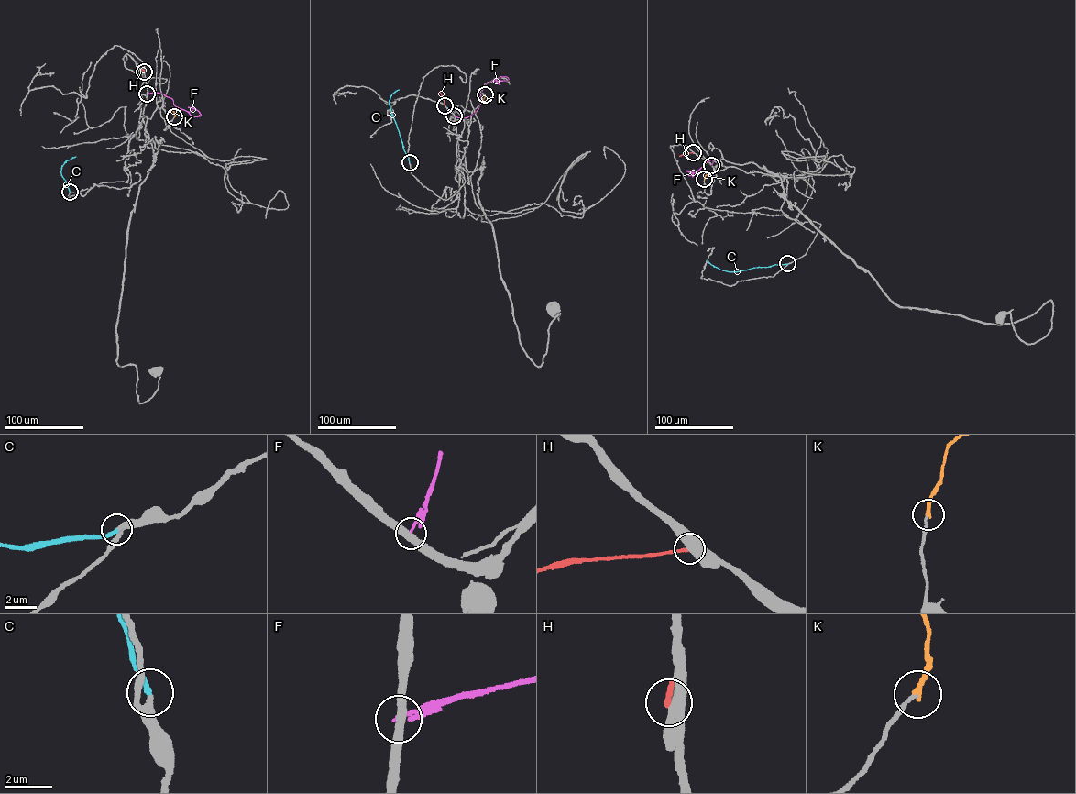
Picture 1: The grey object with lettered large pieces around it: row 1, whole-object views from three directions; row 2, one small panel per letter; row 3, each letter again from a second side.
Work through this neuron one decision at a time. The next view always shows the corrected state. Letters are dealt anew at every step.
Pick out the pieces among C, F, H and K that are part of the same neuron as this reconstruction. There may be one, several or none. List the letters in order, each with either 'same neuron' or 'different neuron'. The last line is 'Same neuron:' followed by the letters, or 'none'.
C: same neuron
F: different neuron
H: different neuron
K: same neuron
Same neuron: C, K

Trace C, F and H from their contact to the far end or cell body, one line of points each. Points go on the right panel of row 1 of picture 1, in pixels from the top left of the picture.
C: (787, 263), (730, 271), (714, 267), (707, 259)
F: (711, 165), (713, 158), (688, 175), (693, 176), (693, 173), (686, 170), (688, 170)
H: (693, 152), (679, 156)

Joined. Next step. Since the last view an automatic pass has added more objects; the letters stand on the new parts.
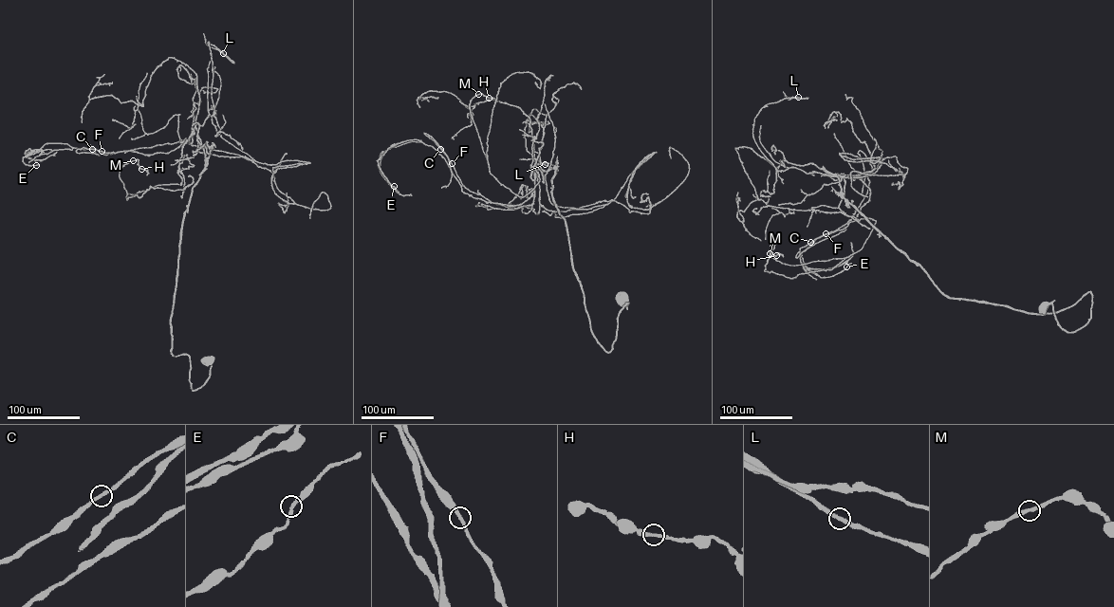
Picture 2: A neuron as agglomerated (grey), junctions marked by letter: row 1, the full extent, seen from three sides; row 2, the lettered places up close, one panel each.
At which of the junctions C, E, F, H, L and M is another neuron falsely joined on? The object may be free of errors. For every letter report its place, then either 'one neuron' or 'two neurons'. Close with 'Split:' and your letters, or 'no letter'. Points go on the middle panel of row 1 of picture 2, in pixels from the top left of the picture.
C: place (440, 149); one neuron
E: place (394, 186); one neuron
F: place (452, 163); one neuron
H: place (489, 98); one neuron
L: place (545, 164); one neuron
M: place (478, 94); one neuron
Split: no letter

